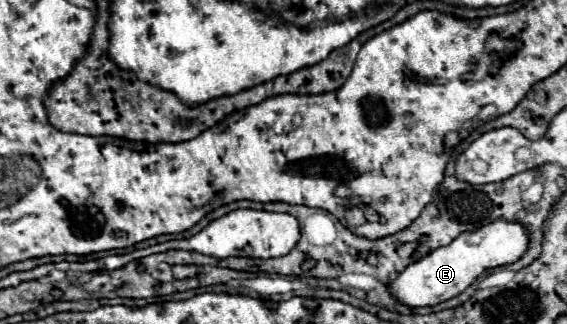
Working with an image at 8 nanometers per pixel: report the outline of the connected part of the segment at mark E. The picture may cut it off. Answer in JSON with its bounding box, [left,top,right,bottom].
[388,219,528,307]

